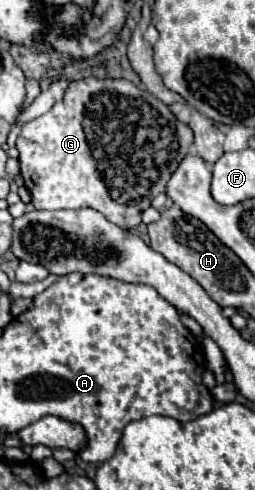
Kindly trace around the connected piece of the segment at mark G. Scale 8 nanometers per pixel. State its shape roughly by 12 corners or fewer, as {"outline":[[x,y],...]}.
{"outline":[[79,79],[23,125],[35,209],[123,229],[193,131],[125,79]]}

